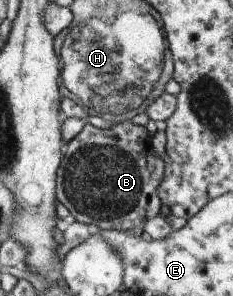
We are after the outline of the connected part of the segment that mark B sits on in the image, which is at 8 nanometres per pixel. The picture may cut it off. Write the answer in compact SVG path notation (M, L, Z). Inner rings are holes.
M128 118L105 129L88 124L66 145L63 163L57 172L57 197L78 222L96 229L122 230L142 236L146 234L147 223L158 217L163 208L159 187L166 167L166 161L152 147L152 137L145 126L132 123Z

